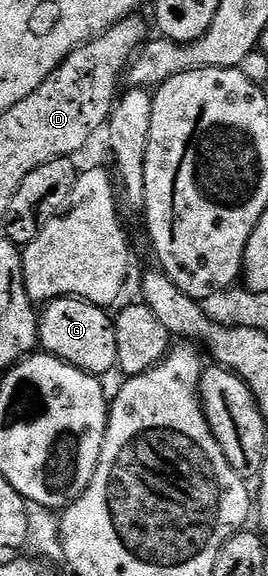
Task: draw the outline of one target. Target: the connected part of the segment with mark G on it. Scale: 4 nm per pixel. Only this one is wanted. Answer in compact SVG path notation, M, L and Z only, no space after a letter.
M61 297L51 300L48 307L38 319L38 343L49 355L55 355L63 363L68 363L72 367L77 367L79 371L85 371L87 375L104 377L107 371L116 371L119 361L118 337L116 336L116 324L113 316L108 316L109 312L105 308L89 303L86 299L75 297Z

